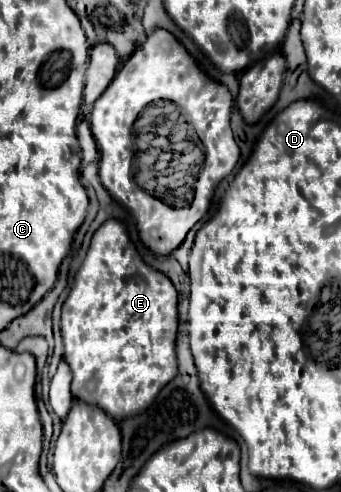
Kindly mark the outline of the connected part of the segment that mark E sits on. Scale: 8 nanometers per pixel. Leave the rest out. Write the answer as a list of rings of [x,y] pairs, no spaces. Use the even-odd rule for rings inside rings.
[[[106,220],[92,236],[92,242],[90,242],[90,248],[88,248],[88,254],[80,266],[80,270],[76,272],[74,276],[74,284],[72,284],[72,290],[62,306],[62,340],[64,340],[64,360],[68,362],[74,378],[72,378],[72,394],[74,398],[78,400],[84,400],[88,404],[96,404],[100,406],[104,412],[108,412],[108,416],[112,416],[114,420],[122,420],[122,418],[128,418],[128,416],[136,416],[138,412],[146,410],[154,396],[158,396],[158,392],[176,376],[178,372],[178,362],[176,362],[176,332],[178,332],[178,292],[172,284],[172,280],[154,270],[150,264],[146,264],[140,256],[140,252],[136,250],[136,246],[130,242],[128,238],[128,232],[124,228],[122,222],[118,220]]]

